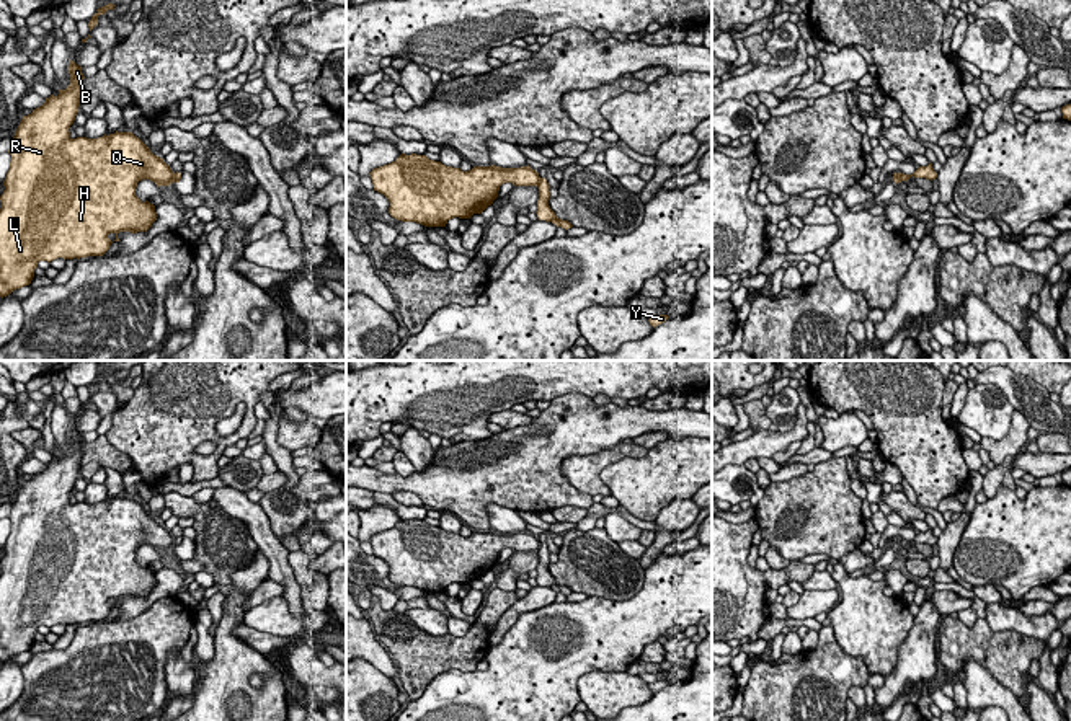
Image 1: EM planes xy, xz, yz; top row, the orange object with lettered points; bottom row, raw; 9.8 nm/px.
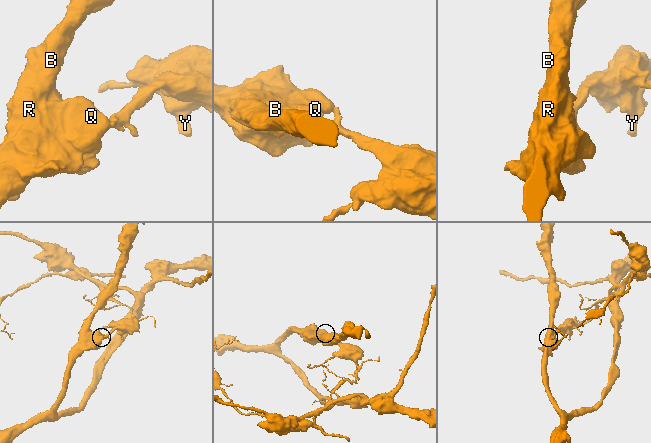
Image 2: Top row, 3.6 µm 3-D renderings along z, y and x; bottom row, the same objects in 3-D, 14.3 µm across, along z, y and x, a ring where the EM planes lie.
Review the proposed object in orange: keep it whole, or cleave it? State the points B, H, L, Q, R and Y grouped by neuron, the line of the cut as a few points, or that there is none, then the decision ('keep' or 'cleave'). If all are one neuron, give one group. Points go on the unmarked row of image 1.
B H L Q R / Y; cut in xz along (541, 544), (536, 550); cleave

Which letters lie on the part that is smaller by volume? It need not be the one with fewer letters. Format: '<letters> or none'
Y

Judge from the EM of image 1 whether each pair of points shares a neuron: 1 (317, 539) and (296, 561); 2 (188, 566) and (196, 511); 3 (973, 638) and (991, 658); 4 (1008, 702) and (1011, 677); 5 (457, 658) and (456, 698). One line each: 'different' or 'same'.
1: different
2: same
3: same
4: different
5: different

